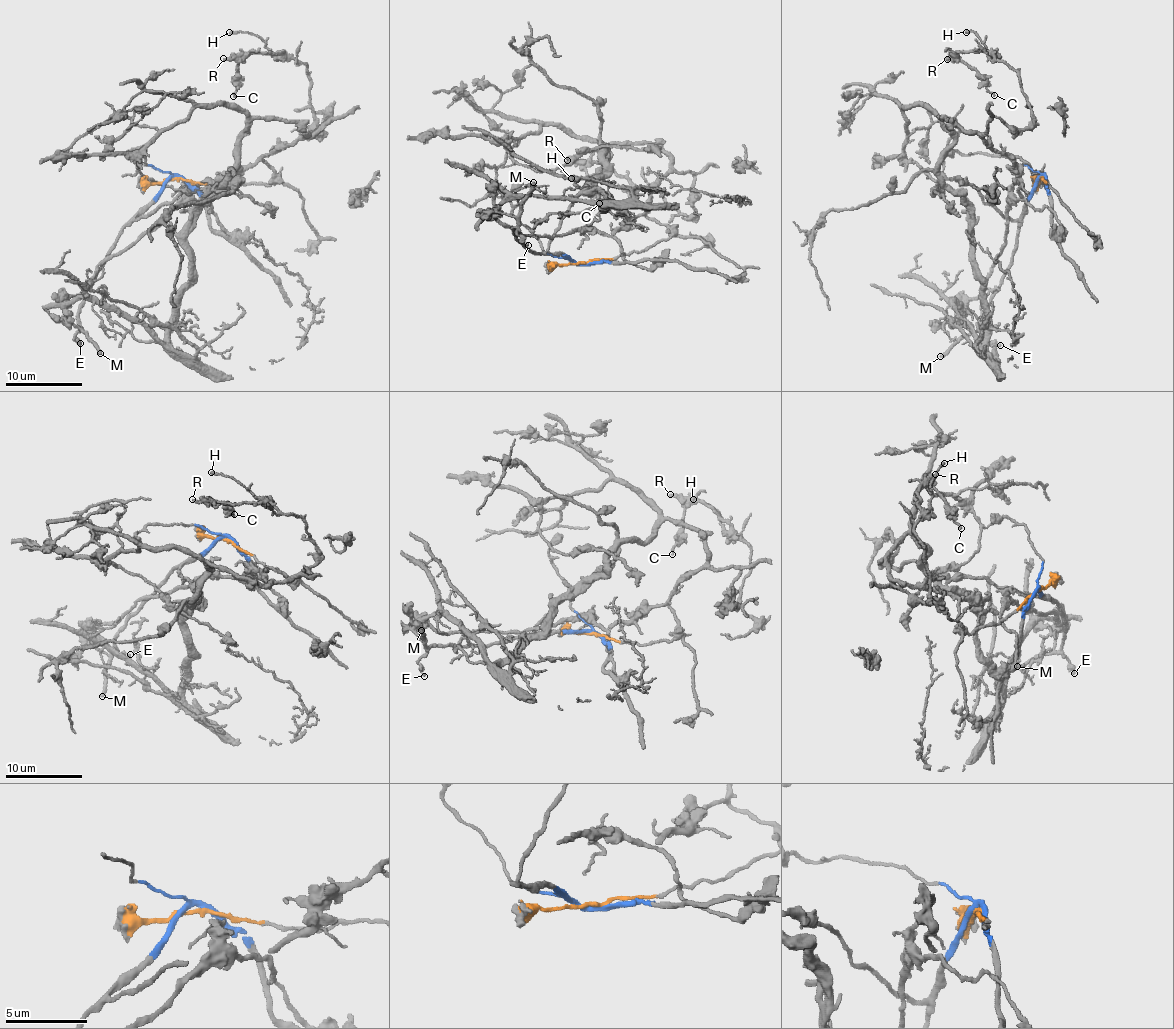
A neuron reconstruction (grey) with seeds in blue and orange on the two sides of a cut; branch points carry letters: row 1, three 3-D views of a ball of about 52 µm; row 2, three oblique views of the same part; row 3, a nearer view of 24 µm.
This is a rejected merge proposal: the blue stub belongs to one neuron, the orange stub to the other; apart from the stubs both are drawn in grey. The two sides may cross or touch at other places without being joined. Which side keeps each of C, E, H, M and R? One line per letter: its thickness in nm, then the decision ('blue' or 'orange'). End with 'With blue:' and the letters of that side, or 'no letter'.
C: 160 nm | orange
E: 90 nm | blue
H: 200 nm | orange
M: 280 nm | blue
R: 240 nm | orange
With blue: E, M

